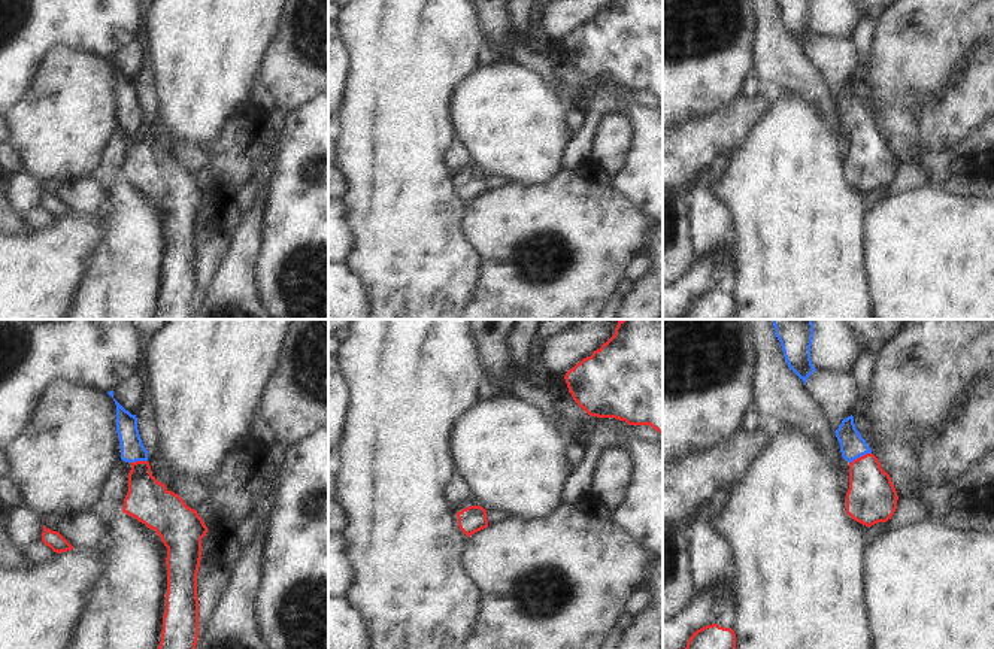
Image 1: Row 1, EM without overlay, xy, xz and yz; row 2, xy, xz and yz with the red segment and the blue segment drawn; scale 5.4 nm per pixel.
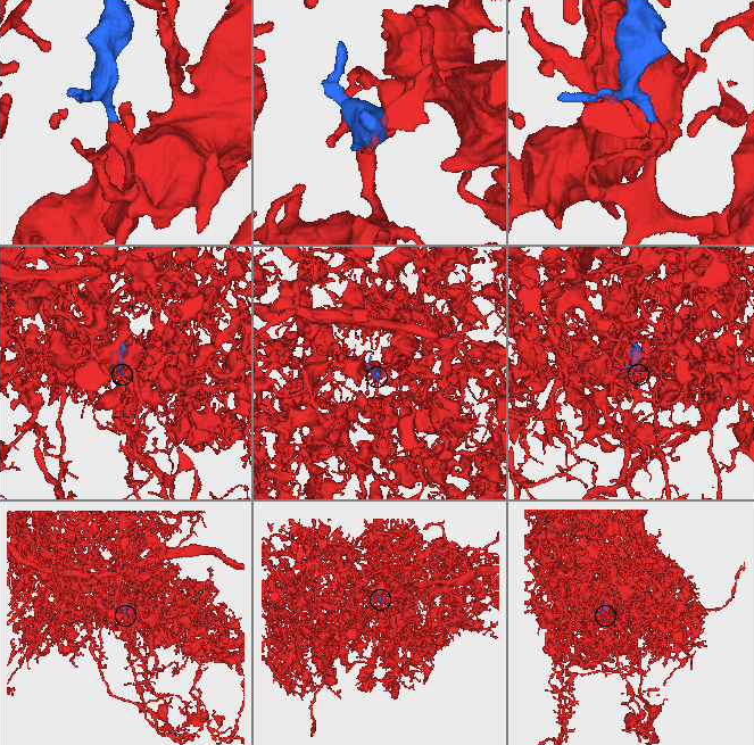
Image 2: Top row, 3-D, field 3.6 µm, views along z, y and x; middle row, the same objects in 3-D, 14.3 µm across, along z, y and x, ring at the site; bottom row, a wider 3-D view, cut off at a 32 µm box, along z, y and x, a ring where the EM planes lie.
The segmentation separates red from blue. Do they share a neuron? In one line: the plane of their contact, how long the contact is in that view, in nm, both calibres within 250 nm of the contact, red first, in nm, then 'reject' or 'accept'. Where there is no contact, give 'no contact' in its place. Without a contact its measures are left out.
yz | 130 nm | 260/140 nm | accept

